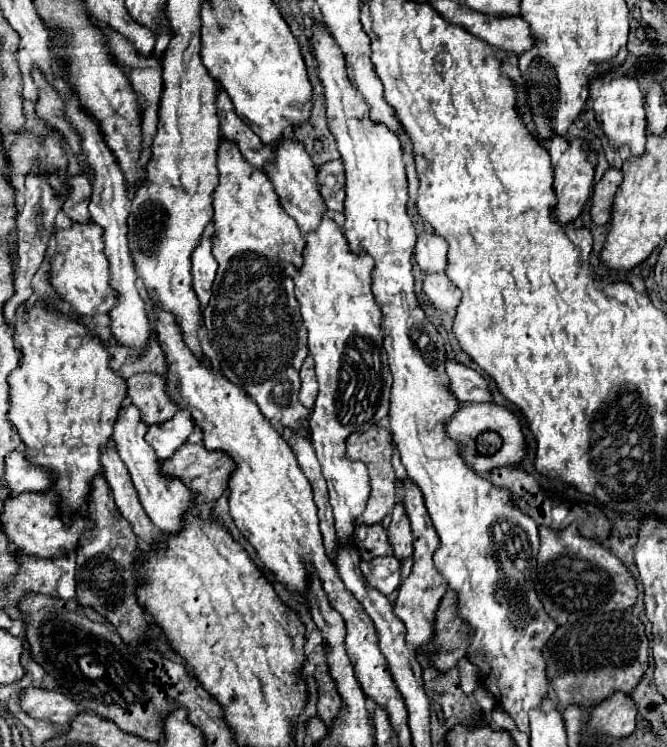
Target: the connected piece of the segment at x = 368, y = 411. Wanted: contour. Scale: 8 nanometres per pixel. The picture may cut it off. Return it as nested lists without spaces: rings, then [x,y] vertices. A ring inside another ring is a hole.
[[[323,216],[321,224],[305,234],[305,240],[303,266],[285,264],[285,270],[295,282],[295,296],[309,332],[309,352],[319,380],[309,432],[327,480],[337,536],[353,540],[353,520],[363,512],[371,488],[365,464],[345,458],[345,438],[351,432],[369,430],[389,414],[393,380],[387,362],[381,362],[381,310],[371,292],[373,258],[367,252],[351,252],[341,228],[329,216]]]

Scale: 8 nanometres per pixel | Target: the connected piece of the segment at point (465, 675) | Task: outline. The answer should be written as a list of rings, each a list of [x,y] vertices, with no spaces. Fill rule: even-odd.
[[[466,657],[459,660],[457,667],[459,670],[461,689],[466,694],[472,694],[480,684],[478,668],[471,664]]]

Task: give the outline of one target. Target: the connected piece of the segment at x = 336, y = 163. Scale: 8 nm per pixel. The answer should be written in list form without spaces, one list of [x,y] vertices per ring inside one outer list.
[[[331,160],[323,164],[317,170],[317,180],[321,188],[321,196],[325,198],[325,204],[333,212],[343,210],[343,200],[345,200],[345,178],[343,178],[343,162],[341,160]]]

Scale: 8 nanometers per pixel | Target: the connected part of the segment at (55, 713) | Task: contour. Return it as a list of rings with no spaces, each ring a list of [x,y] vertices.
[[[29,686],[29,688],[21,690],[19,706],[31,718],[49,720],[49,722],[55,722],[61,726],[67,726],[73,720],[73,716],[79,712],[77,706],[61,692],[37,688],[37,686]]]

